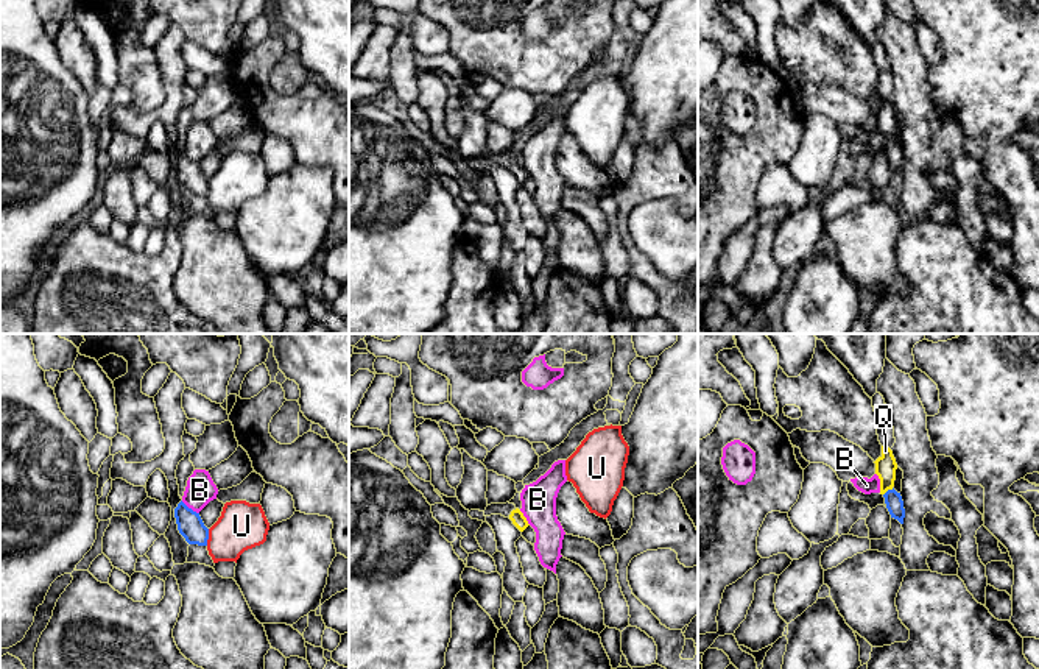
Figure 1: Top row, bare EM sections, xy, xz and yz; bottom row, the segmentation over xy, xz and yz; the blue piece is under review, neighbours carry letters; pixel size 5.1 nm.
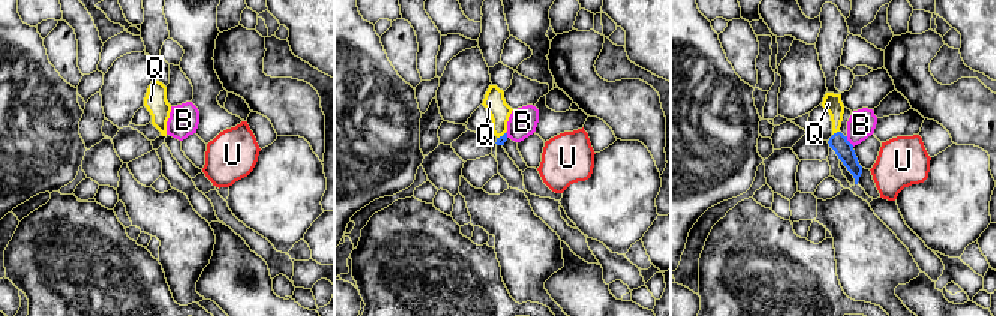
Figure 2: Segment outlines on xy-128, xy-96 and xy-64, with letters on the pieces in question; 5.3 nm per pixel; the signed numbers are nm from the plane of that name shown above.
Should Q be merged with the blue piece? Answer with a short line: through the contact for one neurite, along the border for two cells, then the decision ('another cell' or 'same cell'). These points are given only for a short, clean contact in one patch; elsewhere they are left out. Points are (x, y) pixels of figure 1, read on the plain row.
yz (893, 150), (888, 141), (885, 117) | same cell

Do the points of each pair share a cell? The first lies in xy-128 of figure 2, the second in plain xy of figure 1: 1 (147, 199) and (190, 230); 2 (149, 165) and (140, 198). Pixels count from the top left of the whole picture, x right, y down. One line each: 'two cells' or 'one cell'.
1: one cell
2: one cell

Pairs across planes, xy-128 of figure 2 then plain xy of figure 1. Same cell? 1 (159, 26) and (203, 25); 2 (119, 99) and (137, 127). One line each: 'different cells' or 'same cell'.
1: different cells
2: different cells

